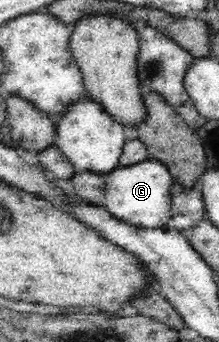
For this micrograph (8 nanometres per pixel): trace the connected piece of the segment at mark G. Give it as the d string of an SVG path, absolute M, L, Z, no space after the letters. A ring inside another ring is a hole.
M146 159L138 164L120 166L106 177L106 192L102 205L116 219L145 230L166 227L173 215L171 188L175 181L168 167L158 159Z

